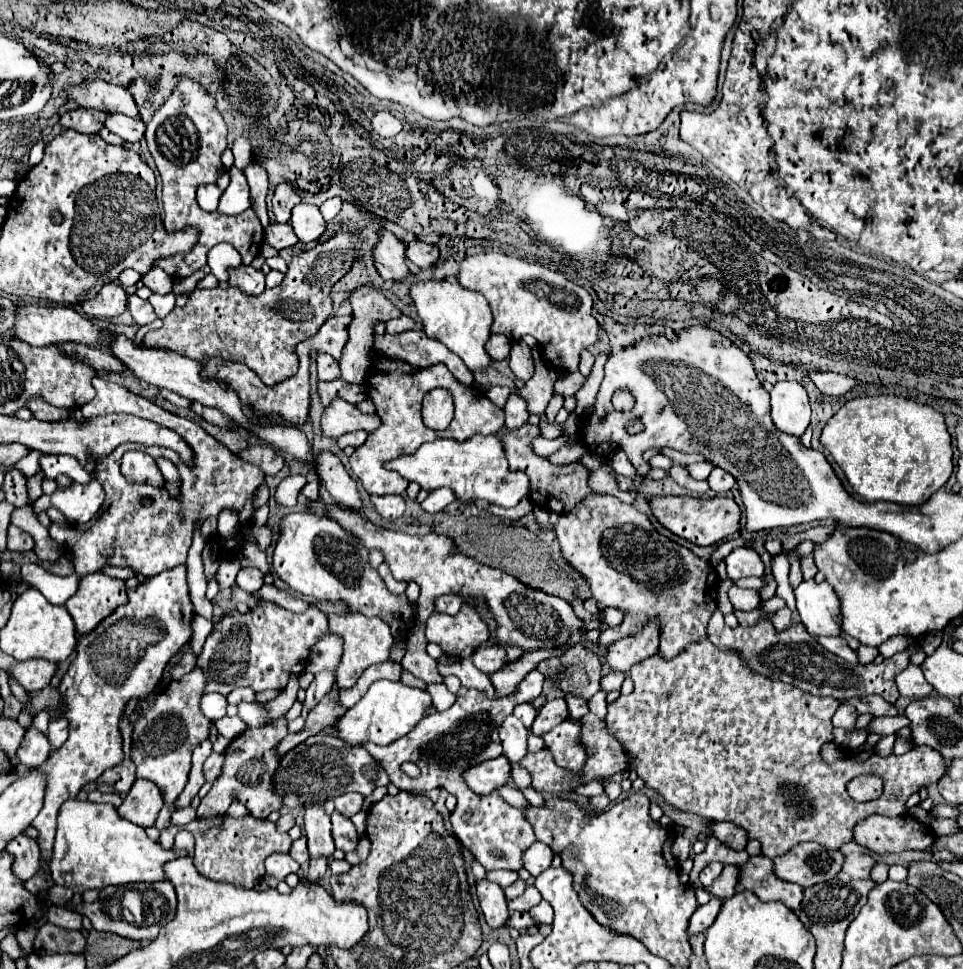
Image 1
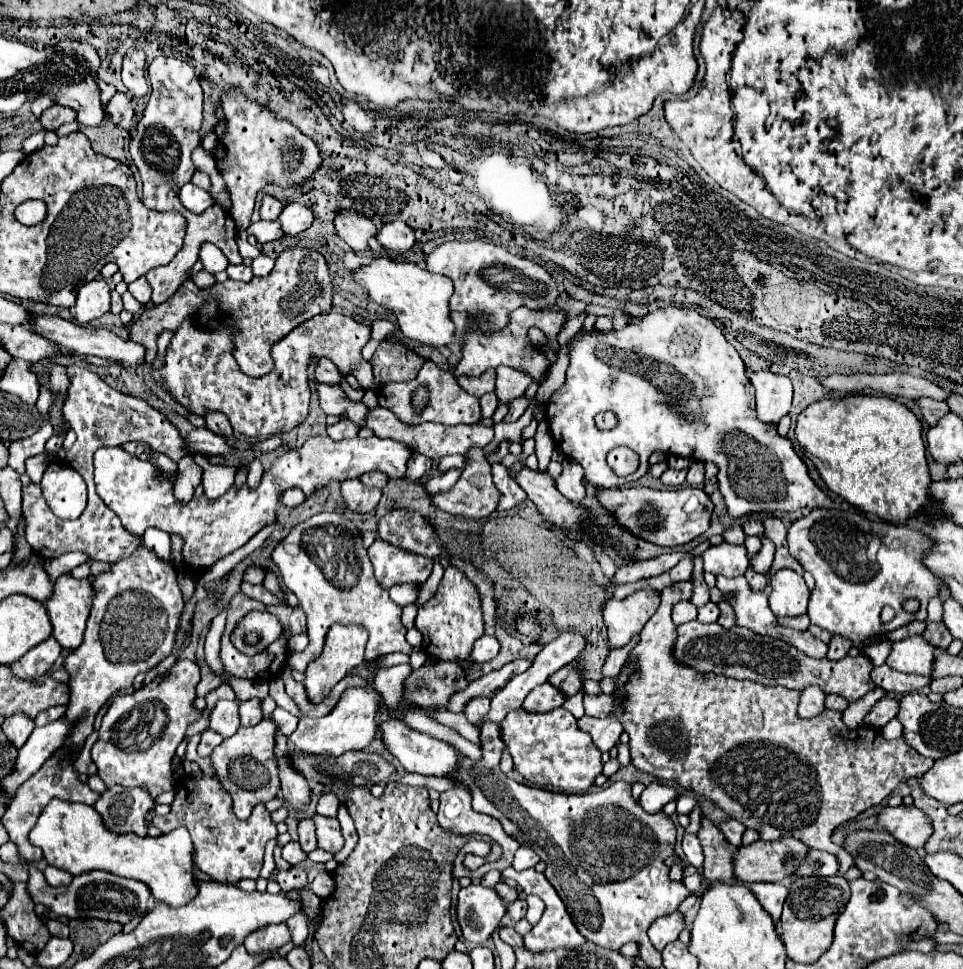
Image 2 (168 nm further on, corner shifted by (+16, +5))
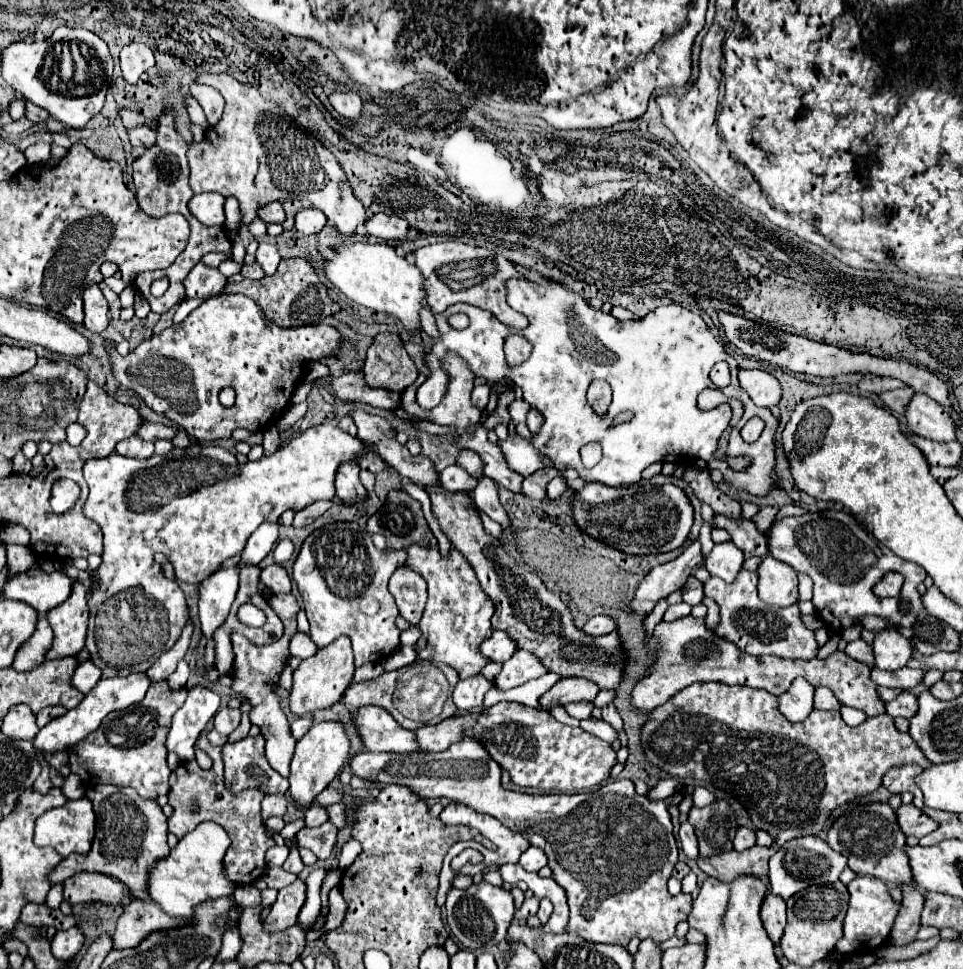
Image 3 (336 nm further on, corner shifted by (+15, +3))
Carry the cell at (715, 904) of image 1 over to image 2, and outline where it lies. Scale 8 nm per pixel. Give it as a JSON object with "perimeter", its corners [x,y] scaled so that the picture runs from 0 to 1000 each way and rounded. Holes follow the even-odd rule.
{"perimeter":[[[702,940],[698,946],[685,946],[685,950],[679,950],[673,959],[673,967],[677,975],[687,981],[696,971],[702,971],[706,961],[710,959],[710,946]]]}

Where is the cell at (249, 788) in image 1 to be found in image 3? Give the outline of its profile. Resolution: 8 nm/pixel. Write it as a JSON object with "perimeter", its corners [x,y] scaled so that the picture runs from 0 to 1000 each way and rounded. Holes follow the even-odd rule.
{"perimeter":[[[254,761],[244,767],[232,769],[234,787],[234,812],[242,820],[256,814],[271,814],[277,820],[298,818],[300,806],[288,800],[275,783],[275,763]]]}

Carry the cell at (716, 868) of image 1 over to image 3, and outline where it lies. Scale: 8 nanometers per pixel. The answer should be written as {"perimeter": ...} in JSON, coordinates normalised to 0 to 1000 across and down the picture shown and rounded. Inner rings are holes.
{"perimeter":[[[711,847],[711,849],[707,849],[705,866],[707,866],[709,880],[711,880],[715,886],[724,886],[724,884],[726,884],[726,878],[724,878],[724,864],[722,864],[720,853],[718,853],[713,847]]]}

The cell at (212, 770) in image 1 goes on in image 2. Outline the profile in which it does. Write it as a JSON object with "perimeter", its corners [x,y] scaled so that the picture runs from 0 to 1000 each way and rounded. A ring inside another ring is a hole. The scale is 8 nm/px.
{"perimeter":[[[214,752],[210,759],[208,759],[208,769],[206,769],[206,779],[208,781],[218,781],[218,777],[222,775],[222,771],[226,771],[231,767],[231,759],[220,754],[220,752]]]}

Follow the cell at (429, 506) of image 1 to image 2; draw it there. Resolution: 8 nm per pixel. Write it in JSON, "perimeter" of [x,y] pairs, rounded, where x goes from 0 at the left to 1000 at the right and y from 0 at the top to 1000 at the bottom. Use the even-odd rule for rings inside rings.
{"perimeter":[[[467,484],[467,486],[461,486],[461,488],[457,488],[457,490],[453,490],[453,492],[449,492],[440,503],[442,503],[442,507],[444,509],[459,509],[461,505],[467,505],[474,496],[476,496],[476,492],[478,492],[478,484]]]}

